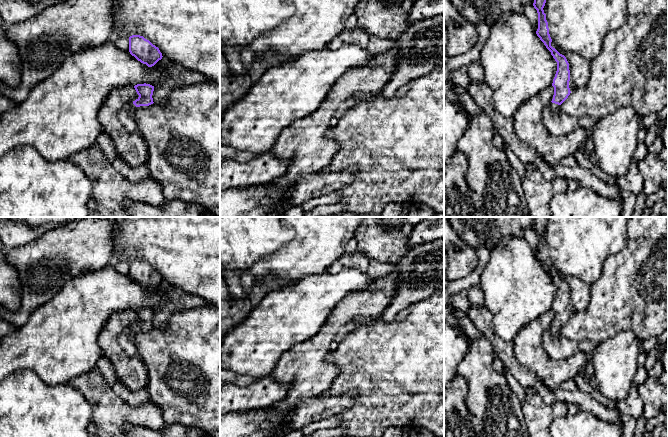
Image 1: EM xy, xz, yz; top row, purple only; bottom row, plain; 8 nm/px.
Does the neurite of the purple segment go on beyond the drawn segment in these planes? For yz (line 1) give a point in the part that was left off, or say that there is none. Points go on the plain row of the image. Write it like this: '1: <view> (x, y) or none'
1: yz (559, 348)

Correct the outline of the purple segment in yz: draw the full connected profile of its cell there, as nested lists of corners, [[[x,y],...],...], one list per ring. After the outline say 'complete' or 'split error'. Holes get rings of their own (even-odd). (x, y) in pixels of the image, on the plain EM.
[[[534,217],[533,230],[538,237],[537,260],[557,286],[557,295],[553,303],[553,323],[543,335],[543,346],[546,352],[555,360],[564,360],[573,356],[578,350],[578,343],[567,340],[558,335],[558,331],[568,322],[571,315],[569,312],[570,294],[566,281],[551,270],[552,263],[549,258],[548,246],[544,237],[547,217]]]; split error

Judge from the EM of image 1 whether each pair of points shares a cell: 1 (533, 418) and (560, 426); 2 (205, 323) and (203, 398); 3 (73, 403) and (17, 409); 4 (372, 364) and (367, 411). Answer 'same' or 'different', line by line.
1: different
2: same
3: same
4: same

